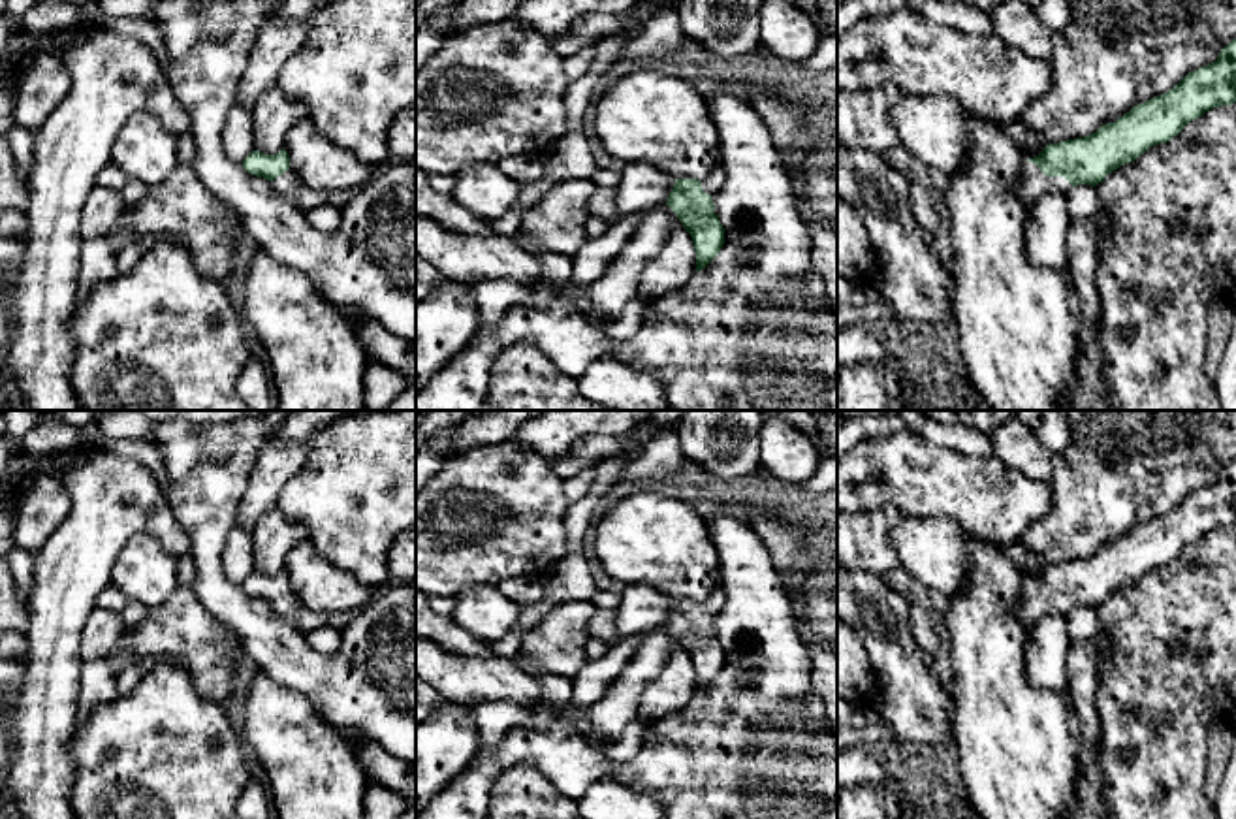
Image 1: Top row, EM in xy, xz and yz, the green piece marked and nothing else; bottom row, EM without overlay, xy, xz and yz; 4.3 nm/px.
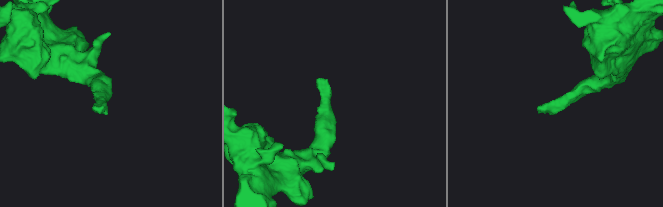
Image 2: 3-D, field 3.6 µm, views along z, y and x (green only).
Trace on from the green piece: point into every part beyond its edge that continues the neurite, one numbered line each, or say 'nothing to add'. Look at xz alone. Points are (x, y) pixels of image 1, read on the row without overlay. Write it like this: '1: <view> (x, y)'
1: xz (712, 607)

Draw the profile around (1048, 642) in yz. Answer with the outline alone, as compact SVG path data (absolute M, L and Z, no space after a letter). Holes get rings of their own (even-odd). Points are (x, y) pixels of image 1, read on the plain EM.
M1046 614L1027 640L1027 678L1033 687L1067 691L1067 653L1072 646L1067 616Z

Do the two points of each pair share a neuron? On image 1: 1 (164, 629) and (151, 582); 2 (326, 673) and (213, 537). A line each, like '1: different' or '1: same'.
1: different
2: same

